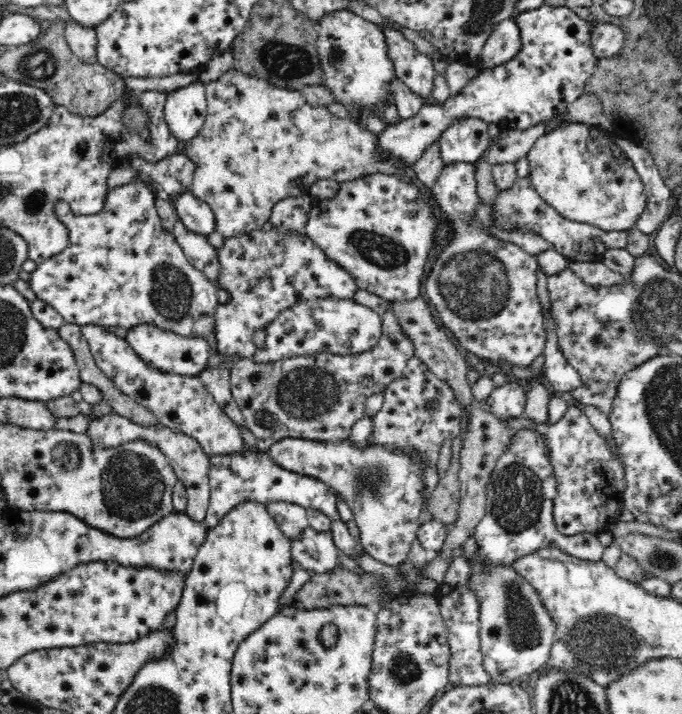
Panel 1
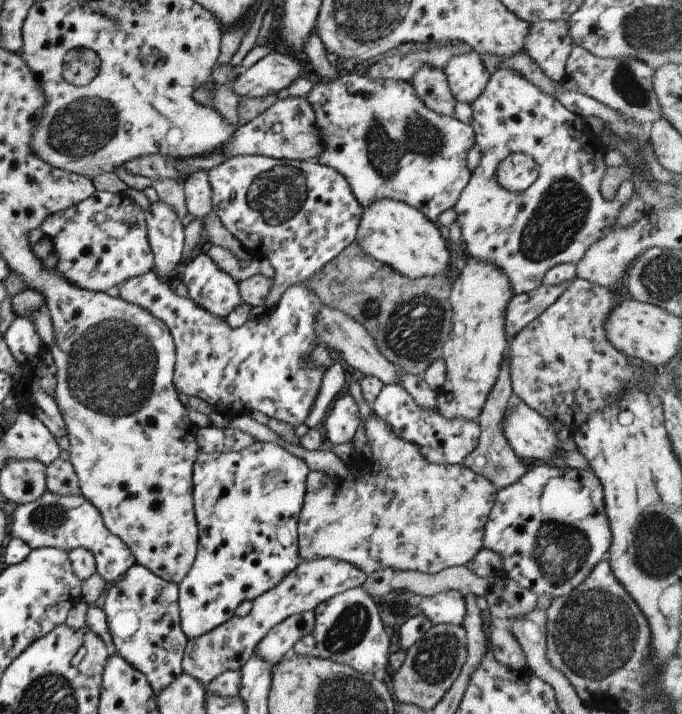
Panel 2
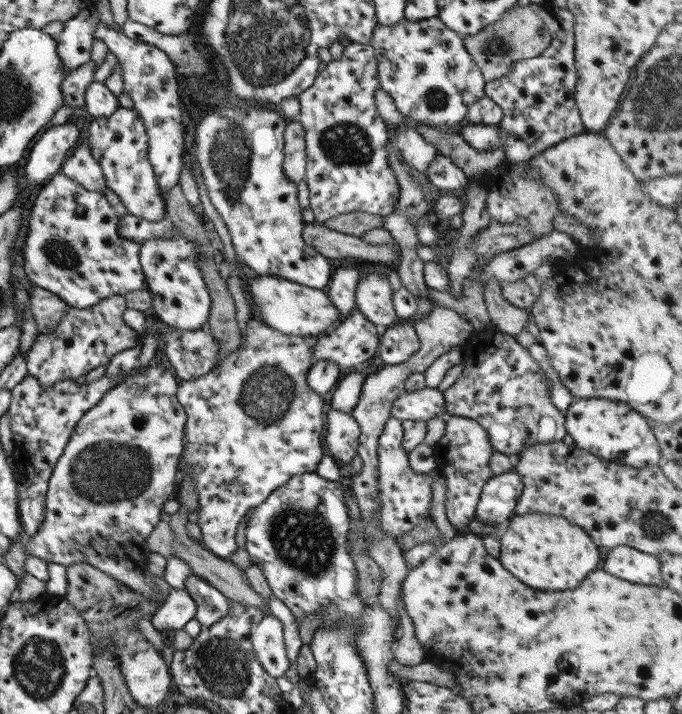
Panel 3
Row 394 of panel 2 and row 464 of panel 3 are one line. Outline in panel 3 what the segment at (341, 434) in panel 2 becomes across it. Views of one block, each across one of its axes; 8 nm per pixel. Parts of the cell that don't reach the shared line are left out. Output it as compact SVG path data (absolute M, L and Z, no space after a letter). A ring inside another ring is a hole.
M329 409L325 420L325 446L331 457L339 463L345 473L350 474L349 464L356 456L360 428L349 412Z

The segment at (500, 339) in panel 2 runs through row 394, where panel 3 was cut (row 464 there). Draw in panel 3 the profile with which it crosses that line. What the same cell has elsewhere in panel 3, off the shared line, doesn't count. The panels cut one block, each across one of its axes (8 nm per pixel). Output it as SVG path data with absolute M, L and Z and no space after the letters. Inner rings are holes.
M447 415L444 432L432 447L432 456L446 485L444 508L447 522L458 533L468 532L467 525L473 520L482 487L493 476L488 467L492 452L487 433L478 422L470 418Z

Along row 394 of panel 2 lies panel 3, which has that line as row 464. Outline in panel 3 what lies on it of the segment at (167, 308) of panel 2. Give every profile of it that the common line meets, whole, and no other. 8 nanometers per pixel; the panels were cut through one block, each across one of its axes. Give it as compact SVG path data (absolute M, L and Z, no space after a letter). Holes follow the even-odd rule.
M255 318L247 321L246 331L243 341L237 349L229 356L226 356L219 366L213 367L212 370L205 373L199 378L193 380L181 380L176 390L176 399L184 408L186 421L184 422L184 450L180 455L180 464L178 468L179 476L191 475L193 477L193 488L197 494L197 526L201 530L203 546L208 552L216 555L218 558L227 560L229 555L233 555L236 550L235 531L239 522L244 517L249 508L257 507L271 491L282 486L286 480L298 474L314 472L316 464L323 456L321 448L321 432L323 432L323 399L321 394L313 392L306 383L306 372L312 365L310 352L312 344L325 334L318 336L293 336L281 334L267 325L259 323Z

